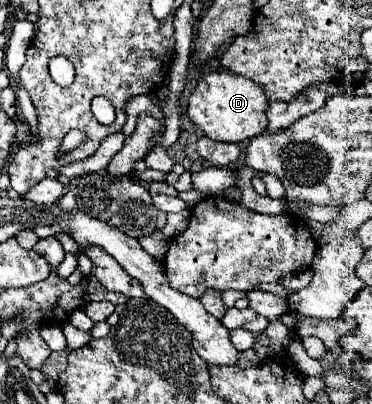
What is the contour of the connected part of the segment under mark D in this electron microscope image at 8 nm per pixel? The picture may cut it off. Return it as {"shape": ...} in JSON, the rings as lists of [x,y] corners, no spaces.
{"shape":[[[205,73],[189,97],[187,115],[197,127],[205,131],[209,139],[243,143],[261,135],[267,127],[267,119],[263,117],[263,109],[267,109],[267,103],[269,101],[267,97],[263,97],[263,89],[259,89],[259,85],[255,85],[247,77],[235,73]]]}

